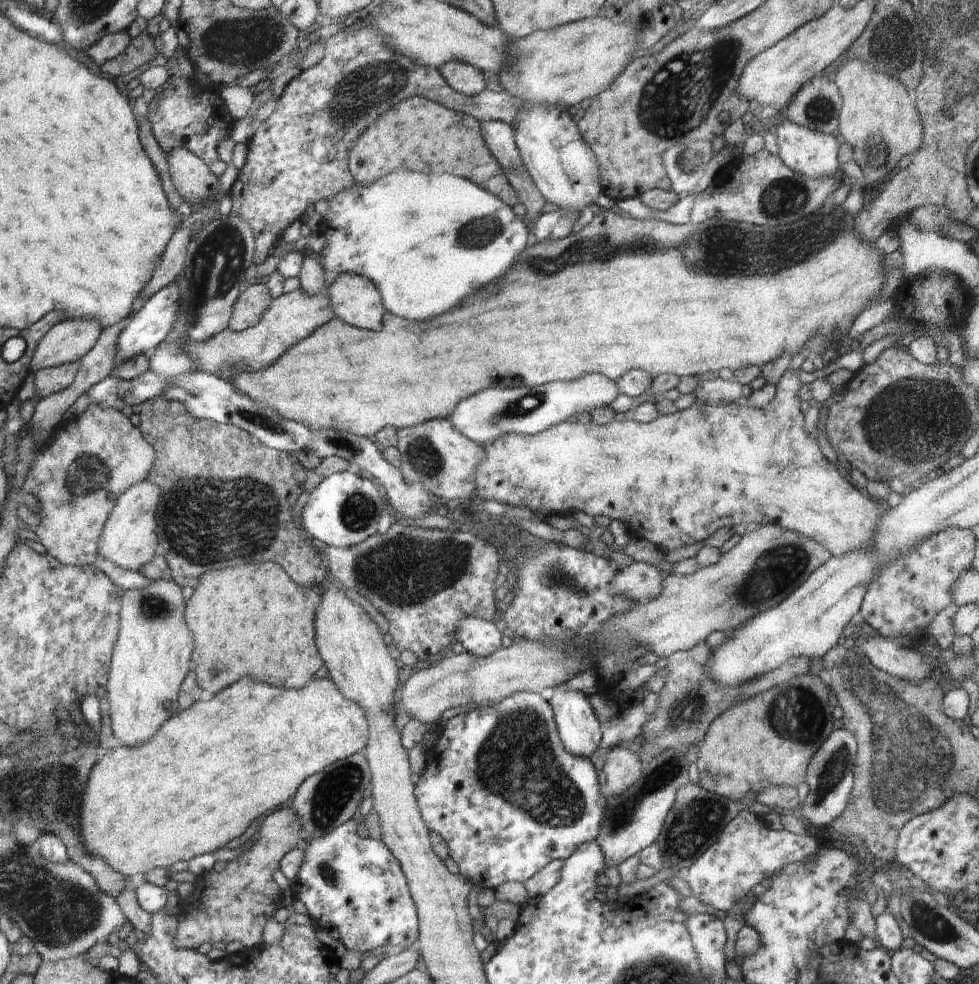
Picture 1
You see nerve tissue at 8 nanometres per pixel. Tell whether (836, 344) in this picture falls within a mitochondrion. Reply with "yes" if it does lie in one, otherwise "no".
no

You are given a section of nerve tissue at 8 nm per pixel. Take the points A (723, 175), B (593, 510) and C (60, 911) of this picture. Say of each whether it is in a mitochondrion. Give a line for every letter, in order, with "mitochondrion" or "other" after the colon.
A: other
B: other
C: mitochondrion

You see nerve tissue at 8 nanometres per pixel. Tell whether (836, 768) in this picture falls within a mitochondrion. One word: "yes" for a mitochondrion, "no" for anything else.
yes

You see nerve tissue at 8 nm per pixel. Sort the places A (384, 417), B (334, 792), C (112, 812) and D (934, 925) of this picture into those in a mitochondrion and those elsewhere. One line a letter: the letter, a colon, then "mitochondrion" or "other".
A: other
B: mitochondrion
C: other
D: mitochondrion

